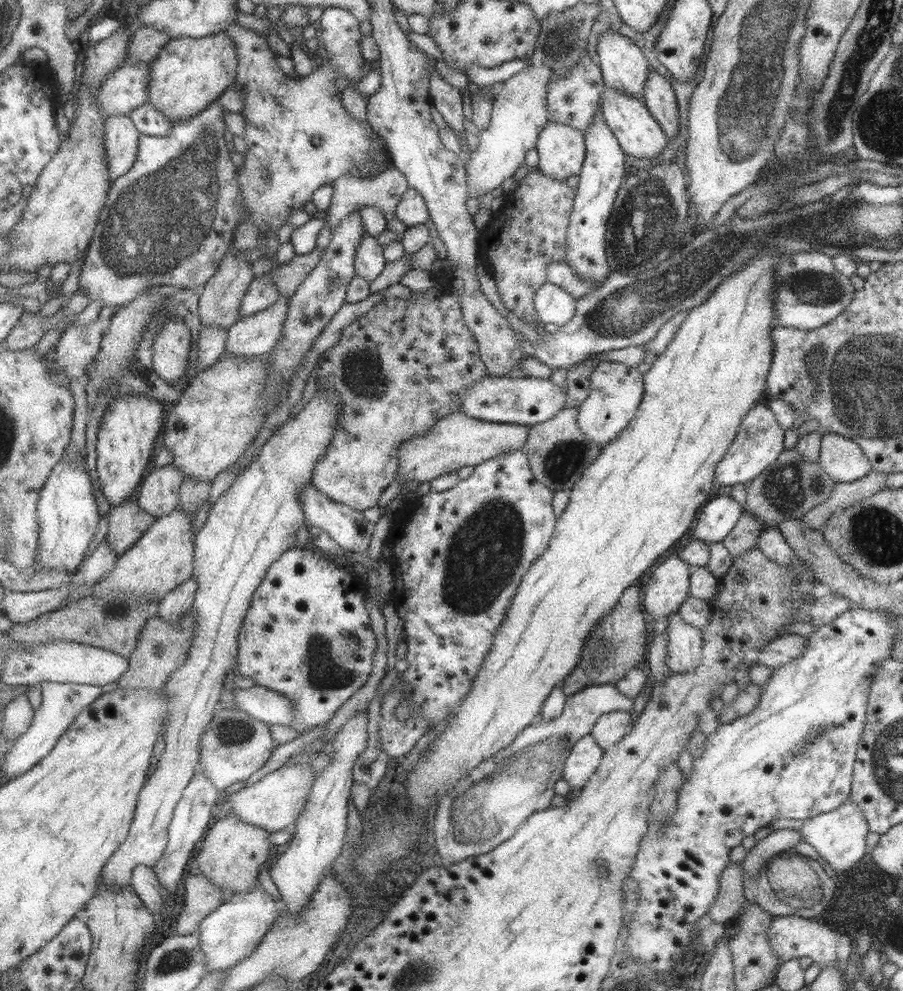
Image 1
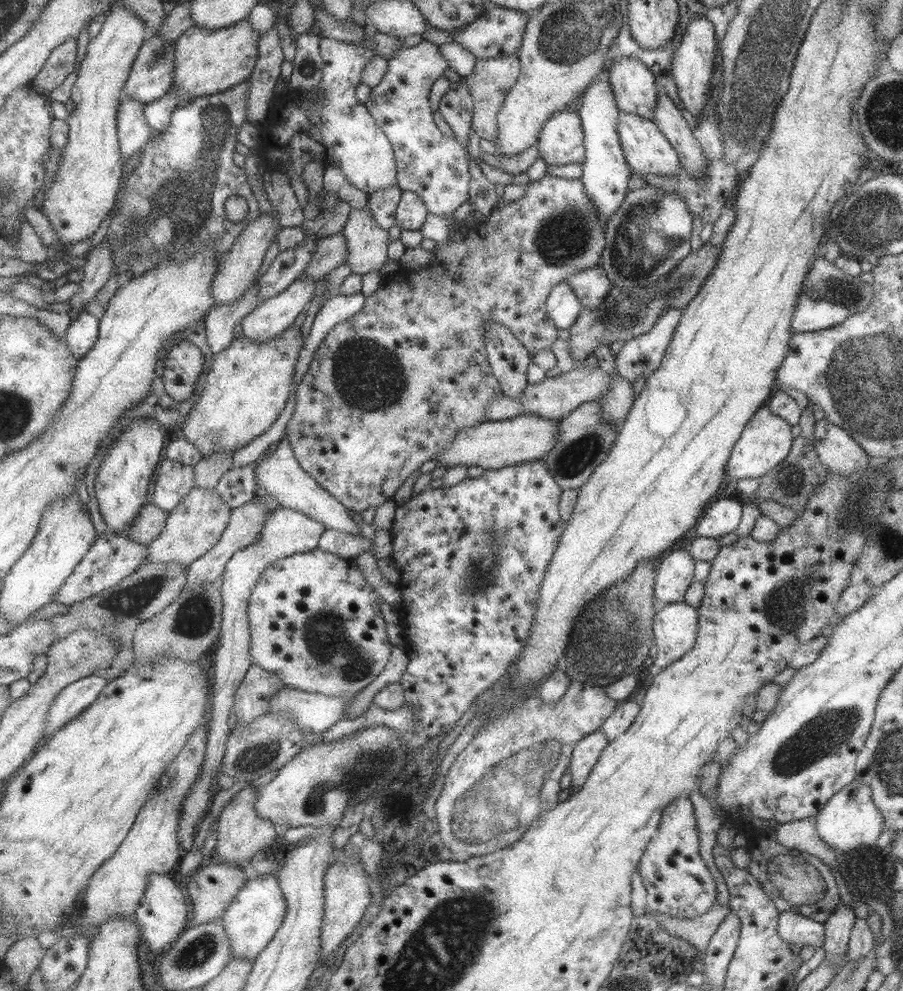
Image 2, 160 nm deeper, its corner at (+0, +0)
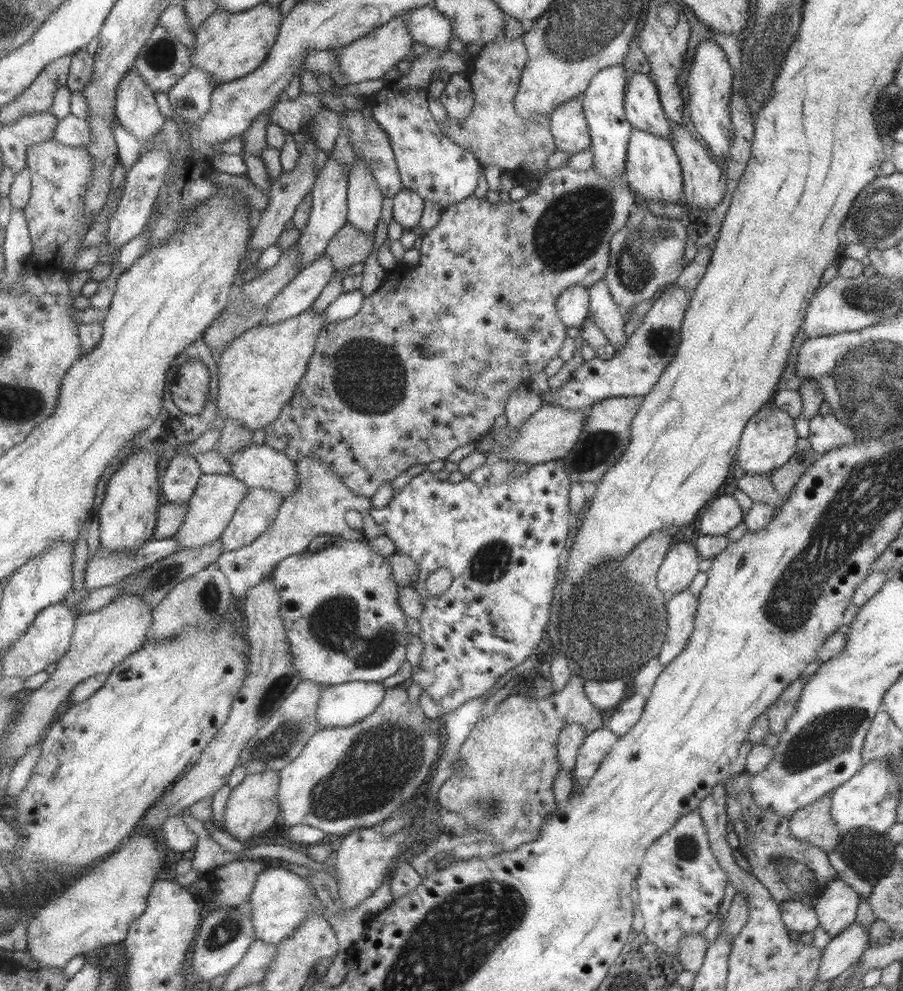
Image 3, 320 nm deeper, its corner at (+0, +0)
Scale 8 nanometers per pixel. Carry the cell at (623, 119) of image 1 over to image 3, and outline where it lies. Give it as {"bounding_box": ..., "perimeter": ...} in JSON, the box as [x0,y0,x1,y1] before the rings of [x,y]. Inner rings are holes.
{"bounding_box":[623,129,682,203],"perimeter":[[[631,129],[623,178],[634,194],[639,194],[648,200],[677,203],[682,196],[682,170],[669,139],[646,133],[643,130]]]}

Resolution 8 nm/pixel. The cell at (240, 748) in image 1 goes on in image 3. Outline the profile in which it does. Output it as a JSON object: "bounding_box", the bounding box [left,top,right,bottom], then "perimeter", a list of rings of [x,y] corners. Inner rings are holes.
{"bounding_box":[239,680,325,776],"perimeter":[[[305,680],[288,696],[284,705],[259,729],[255,738],[243,749],[239,765],[245,768],[246,776],[264,770],[282,771],[305,750],[308,742],[320,729],[320,700],[325,689],[321,683]]]}

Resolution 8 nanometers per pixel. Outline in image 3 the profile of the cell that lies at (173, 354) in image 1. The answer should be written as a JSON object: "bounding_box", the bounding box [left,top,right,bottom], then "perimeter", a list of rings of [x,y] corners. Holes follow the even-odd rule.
{"bounding_box":[171,360,211,416],"perimeter":[[[190,360],[177,372],[176,386],[171,388],[175,404],[185,414],[199,416],[211,393],[211,372],[202,360]]]}

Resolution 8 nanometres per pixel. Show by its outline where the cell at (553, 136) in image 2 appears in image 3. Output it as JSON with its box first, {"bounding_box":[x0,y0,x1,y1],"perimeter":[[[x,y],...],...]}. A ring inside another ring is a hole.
{"bounding_box":[548,97,591,156],"perimeter":[[[581,97],[572,98],[548,116],[556,150],[569,156],[590,148],[591,144],[581,101]]]}

